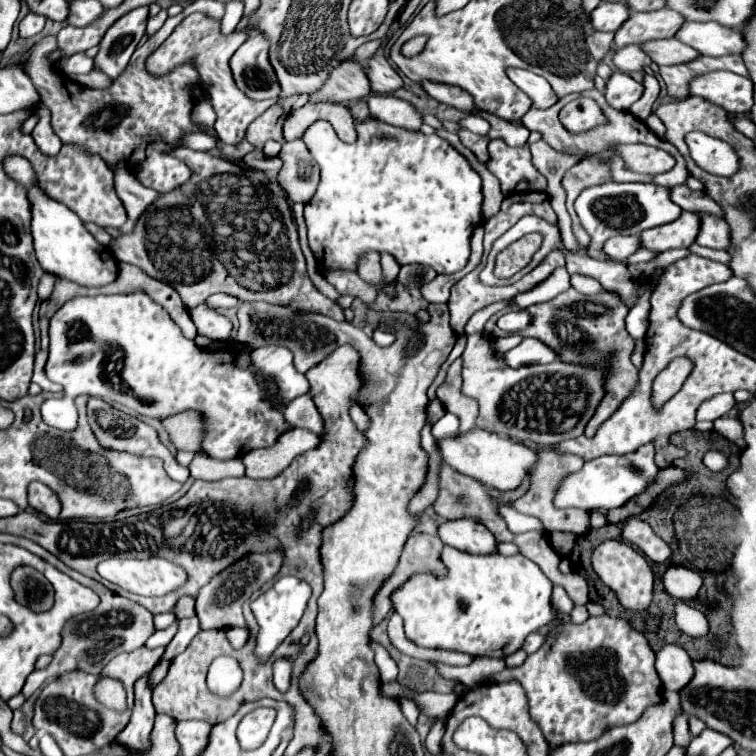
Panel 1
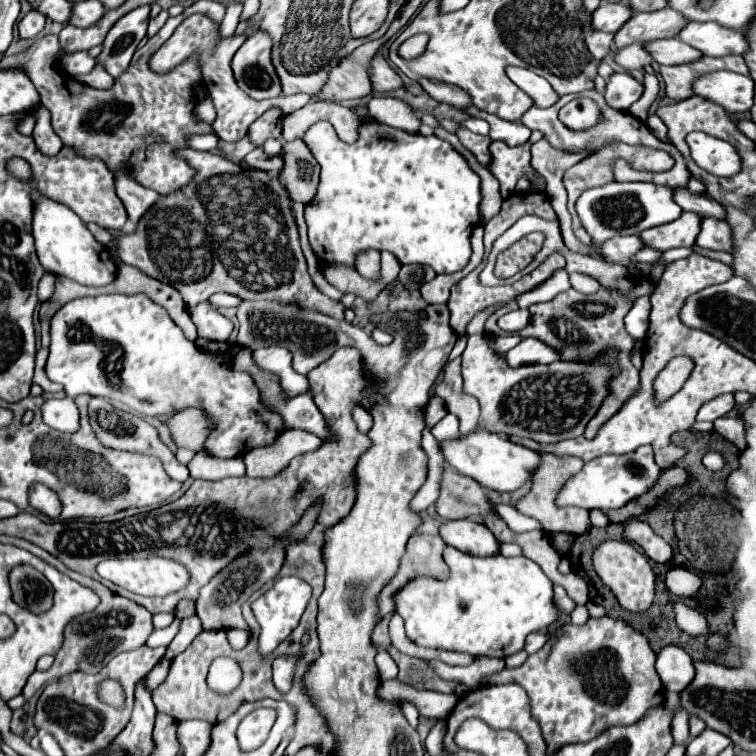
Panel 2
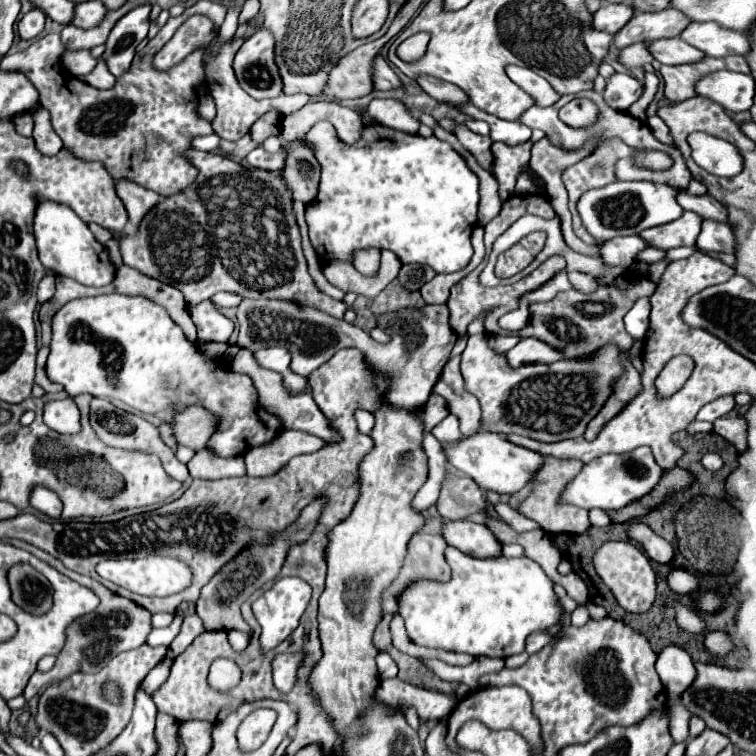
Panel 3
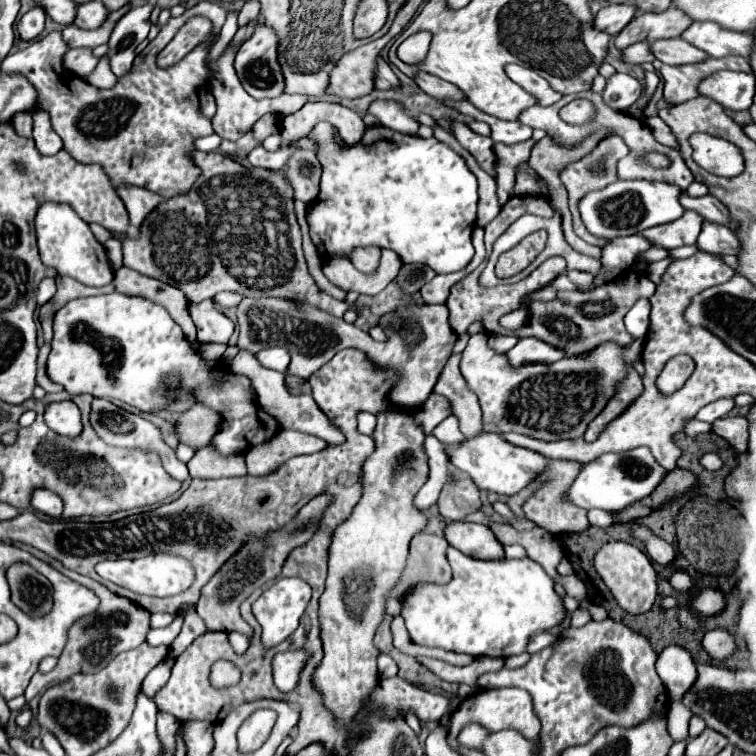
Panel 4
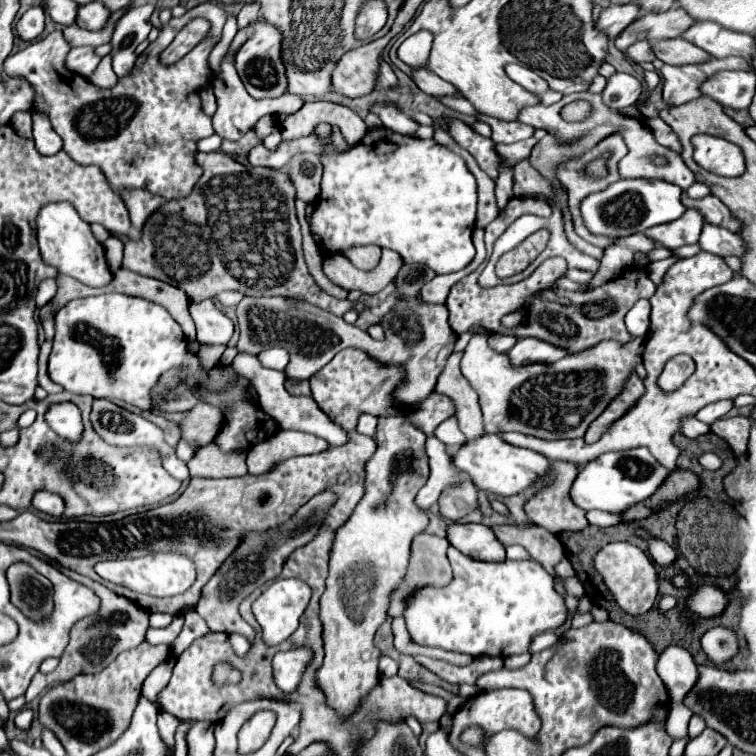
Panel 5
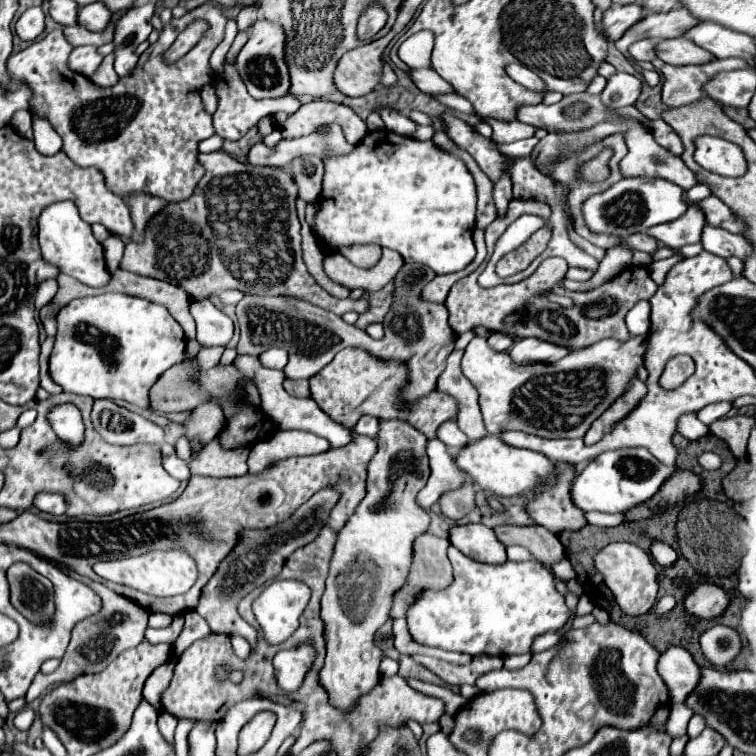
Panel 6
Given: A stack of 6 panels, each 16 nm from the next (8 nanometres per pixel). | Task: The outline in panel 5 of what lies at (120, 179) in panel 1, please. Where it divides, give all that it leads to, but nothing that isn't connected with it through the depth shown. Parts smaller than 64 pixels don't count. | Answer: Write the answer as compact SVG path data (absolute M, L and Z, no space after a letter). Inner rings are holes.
M132 188L132 190L124 190L122 194L122 200L124 204L128 204L128 212L130 212L130 222L132 222L132 230L130 232L140 232L144 220L150 216L152 210L156 210L164 200L148 190L138 190L138 188Z

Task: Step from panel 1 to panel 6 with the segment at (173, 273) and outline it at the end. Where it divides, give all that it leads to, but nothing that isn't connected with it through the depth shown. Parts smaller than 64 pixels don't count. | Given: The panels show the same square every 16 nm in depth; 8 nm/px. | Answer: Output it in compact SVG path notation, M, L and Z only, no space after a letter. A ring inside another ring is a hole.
M226 152L198 154L198 160L204 166L206 174L196 186L196 192L188 200L182 200L180 204L166 204L156 216L152 216L152 220L144 230L142 242L126 244L120 268L180 286L188 292L188 296L194 302L214 296L226 288L240 288L240 292L252 296L292 296L306 300L314 306L327 310L330 308L340 317L350 310L354 312L366 310L368 304L364 300L332 297L308 274L306 264L302 260L301 225L296 216L296 186L286 170L254 168L250 164L242 164L234 160Z

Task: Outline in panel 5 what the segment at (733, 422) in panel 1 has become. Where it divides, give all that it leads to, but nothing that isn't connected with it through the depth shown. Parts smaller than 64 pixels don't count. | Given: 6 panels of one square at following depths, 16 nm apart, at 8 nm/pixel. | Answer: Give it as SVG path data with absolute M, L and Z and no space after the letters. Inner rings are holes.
M746 416L720 418L712 424L712 432L724 438L734 448L736 457L741 456L747 450L748 430L750 430L750 420Z

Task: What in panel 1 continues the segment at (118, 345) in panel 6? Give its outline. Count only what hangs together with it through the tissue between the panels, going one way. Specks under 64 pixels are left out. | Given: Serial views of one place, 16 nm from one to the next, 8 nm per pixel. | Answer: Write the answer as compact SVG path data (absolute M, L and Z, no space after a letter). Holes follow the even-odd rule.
M146 292L70 298L50 318L50 354L46 362L46 376L62 384L66 398L80 394L120 402L126 408L150 418L170 418L186 410L196 410L202 416L202 442L200 452L218 460L240 458L256 448L270 448L282 434L292 430L284 418L284 406L294 398L308 392L308 380L294 368L292 352L284 346L262 346L250 352L250 368L238 366L238 354L232 350L206 350L188 340L170 314L156 304ZM260 378L276 384L278 392L270 400L266 386Z

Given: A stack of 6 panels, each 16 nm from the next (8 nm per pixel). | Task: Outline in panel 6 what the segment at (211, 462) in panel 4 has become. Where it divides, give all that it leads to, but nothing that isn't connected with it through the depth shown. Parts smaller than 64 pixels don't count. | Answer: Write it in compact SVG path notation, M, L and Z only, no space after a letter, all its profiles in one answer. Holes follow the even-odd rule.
M214 438L198 452L194 460L190 460L190 472L194 476L244 476L248 472L246 458L248 448L226 452Z

